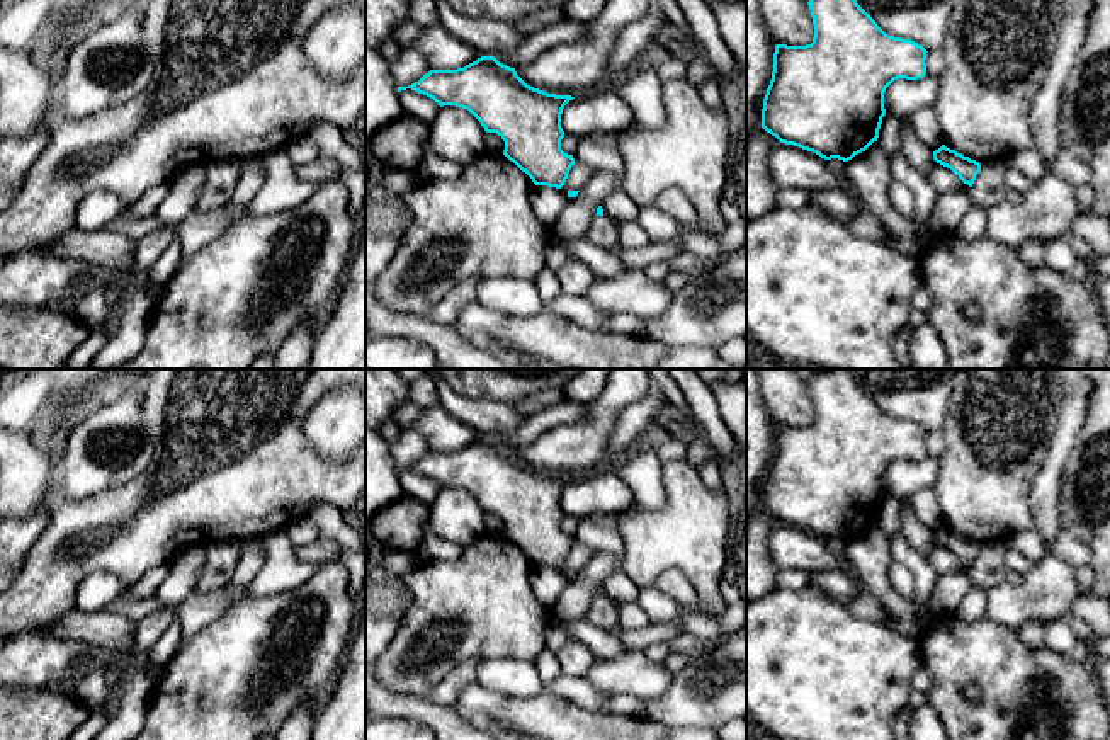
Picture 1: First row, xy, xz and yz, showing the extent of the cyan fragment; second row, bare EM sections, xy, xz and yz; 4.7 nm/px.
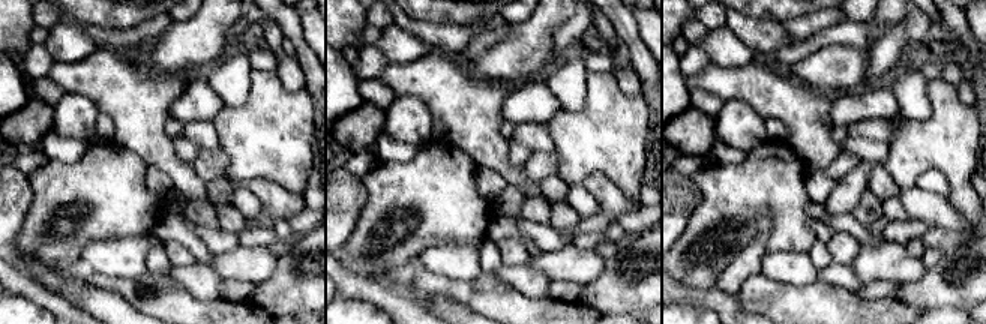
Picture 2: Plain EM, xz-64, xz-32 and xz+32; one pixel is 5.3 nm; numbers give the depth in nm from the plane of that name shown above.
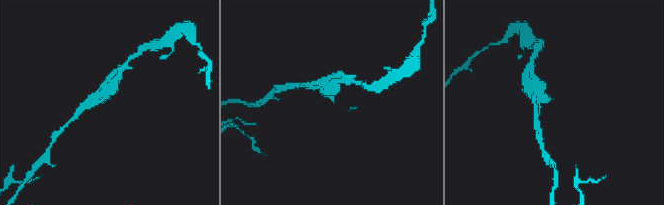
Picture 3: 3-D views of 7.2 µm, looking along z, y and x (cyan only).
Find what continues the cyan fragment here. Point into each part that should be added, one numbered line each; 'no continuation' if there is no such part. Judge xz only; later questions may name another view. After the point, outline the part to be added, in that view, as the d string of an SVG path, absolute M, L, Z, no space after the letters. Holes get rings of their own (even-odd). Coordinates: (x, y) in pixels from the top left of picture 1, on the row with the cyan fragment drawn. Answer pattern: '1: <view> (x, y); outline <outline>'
1: xz (604, 232); outline M605 214L595 216L583 238L595 247L607 248L607 250L617 250L619 223Z

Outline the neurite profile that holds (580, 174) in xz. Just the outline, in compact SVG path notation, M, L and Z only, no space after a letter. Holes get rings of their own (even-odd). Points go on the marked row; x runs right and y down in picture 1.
M575 162L575 165L571 167L568 179L564 182L564 185L559 189L563 194L568 196L569 191L580 191L581 187L585 187L588 184L588 180L593 177L593 168L581 163L581 162Z

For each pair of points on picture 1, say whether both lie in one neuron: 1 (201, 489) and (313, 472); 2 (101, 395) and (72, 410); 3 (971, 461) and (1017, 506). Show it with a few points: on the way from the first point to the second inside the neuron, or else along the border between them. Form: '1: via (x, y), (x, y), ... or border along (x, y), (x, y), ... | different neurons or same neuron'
1: via (228, 475), (286, 475) | same neuron
2: via (94, 398), (79, 409) | same neuron
3: via (983, 473), (1005, 495) | same neuron

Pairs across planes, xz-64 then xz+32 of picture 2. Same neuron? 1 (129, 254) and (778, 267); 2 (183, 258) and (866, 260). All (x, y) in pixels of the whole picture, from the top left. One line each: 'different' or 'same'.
1: same
2: different

